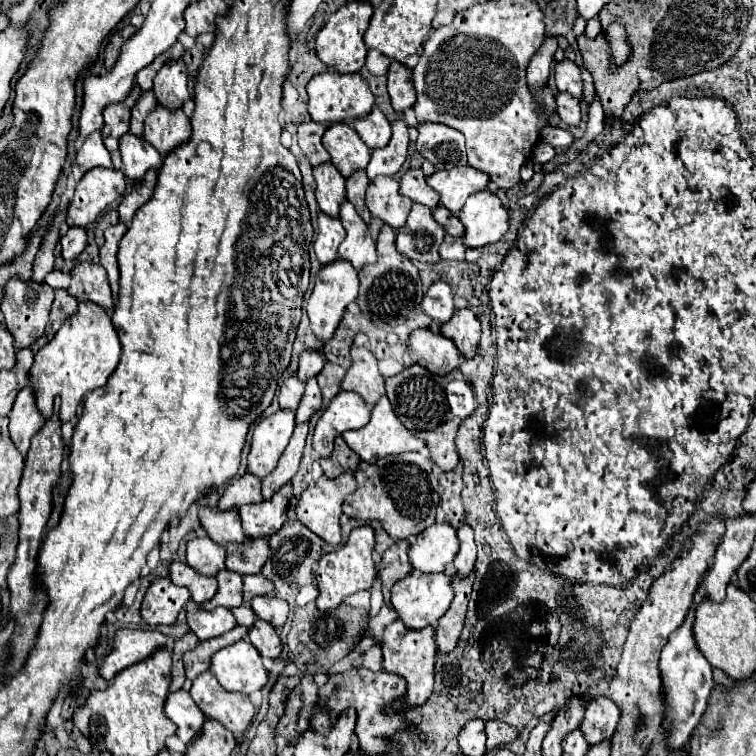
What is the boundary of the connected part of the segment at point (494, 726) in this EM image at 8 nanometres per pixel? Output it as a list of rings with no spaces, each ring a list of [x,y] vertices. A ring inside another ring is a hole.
[[[489,719],[485,731],[487,731],[487,751],[499,749],[519,735],[519,731],[515,727],[511,727],[499,719]]]

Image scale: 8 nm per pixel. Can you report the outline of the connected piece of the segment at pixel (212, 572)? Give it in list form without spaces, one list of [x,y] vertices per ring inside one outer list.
[[[195,537],[187,543],[187,563],[201,575],[215,577],[225,567],[225,547],[207,537]]]

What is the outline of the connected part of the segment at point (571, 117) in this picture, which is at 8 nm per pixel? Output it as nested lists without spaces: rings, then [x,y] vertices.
[[[559,93],[557,95],[557,115],[567,125],[577,125],[581,121],[579,103],[581,103],[581,99],[575,99],[573,95],[567,95],[567,93]]]

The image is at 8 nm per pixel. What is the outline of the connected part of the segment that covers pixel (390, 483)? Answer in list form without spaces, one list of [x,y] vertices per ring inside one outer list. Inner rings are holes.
[[[399,453],[377,459],[375,463],[361,461],[357,471],[357,491],[343,503],[343,513],[361,521],[379,521],[391,539],[409,539],[435,523],[441,487],[433,471],[431,459],[419,453]]]

